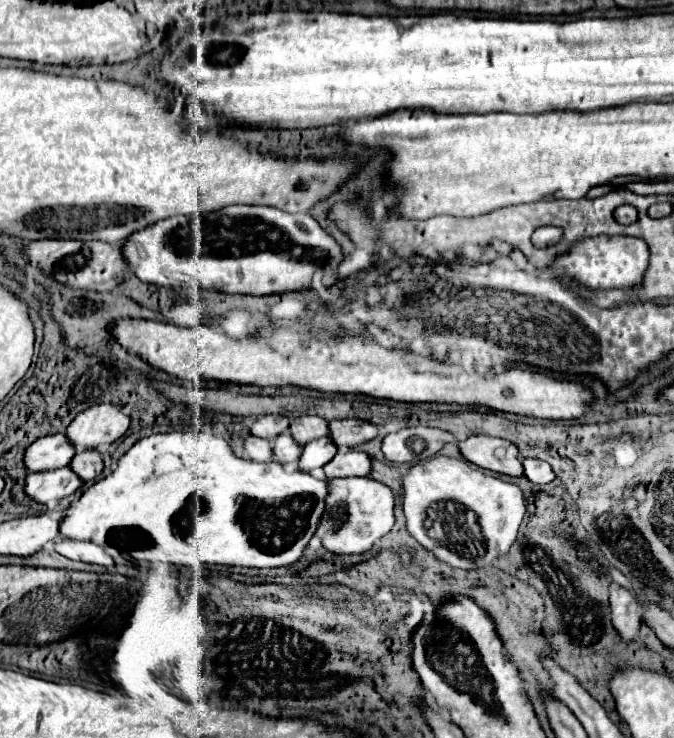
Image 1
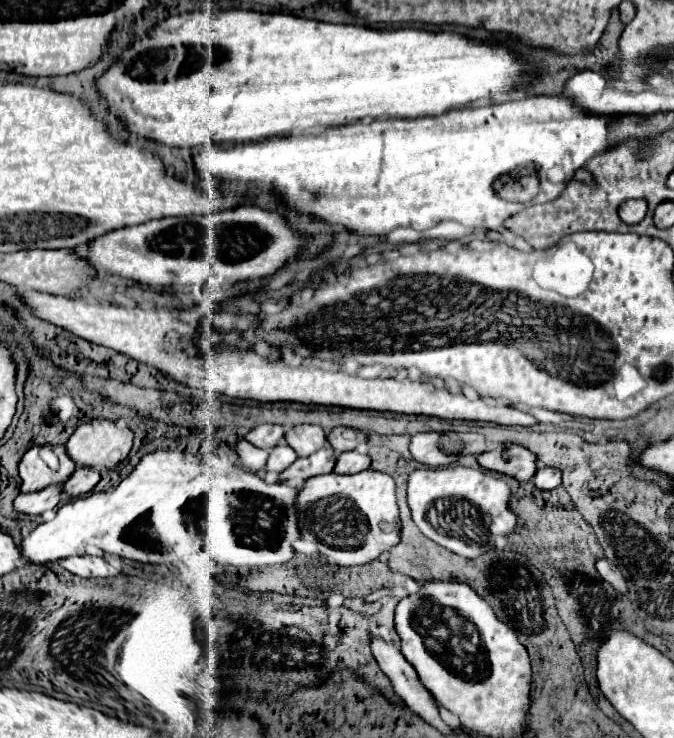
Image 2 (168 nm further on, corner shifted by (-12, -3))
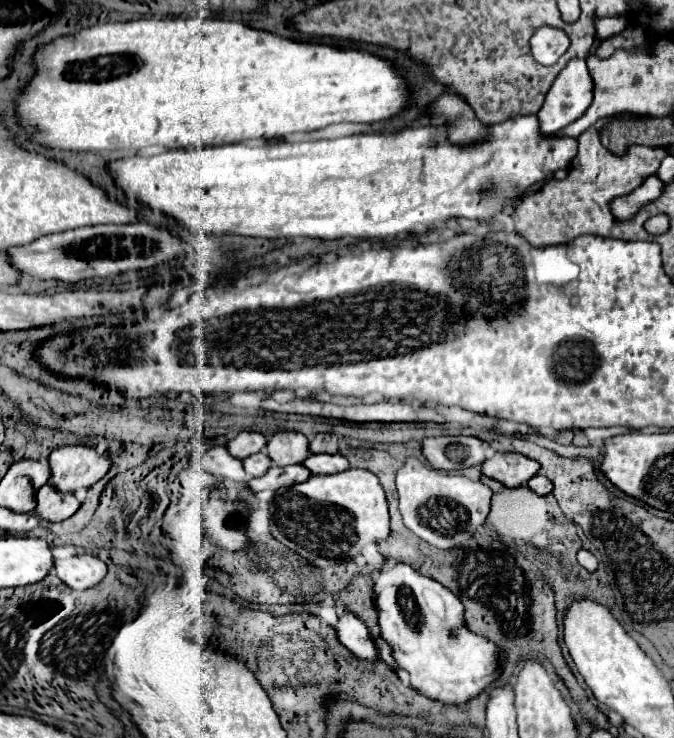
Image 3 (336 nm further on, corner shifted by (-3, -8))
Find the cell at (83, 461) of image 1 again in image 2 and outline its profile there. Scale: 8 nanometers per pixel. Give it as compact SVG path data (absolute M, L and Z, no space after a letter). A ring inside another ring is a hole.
M78 467L78 469L70 475L70 479L68 479L66 483L62 483L62 491L64 491L68 497L76 499L76 497L82 497L82 495L90 493L98 481L100 481L98 471L88 469L88 467Z

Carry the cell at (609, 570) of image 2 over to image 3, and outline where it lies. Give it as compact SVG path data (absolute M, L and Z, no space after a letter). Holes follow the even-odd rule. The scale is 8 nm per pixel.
M579 550L577 560L579 560L579 564L581 564L585 570L589 570L589 572L595 572L595 570L597 570L597 558L595 558L591 552Z

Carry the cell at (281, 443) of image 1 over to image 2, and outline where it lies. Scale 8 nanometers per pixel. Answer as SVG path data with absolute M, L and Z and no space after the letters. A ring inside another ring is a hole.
M280 443L276 445L272 451L270 451L270 457L268 457L268 463L266 463L266 471L272 471L272 473L282 473L288 465L292 465L296 461L296 455L294 451L286 445L286 443Z

